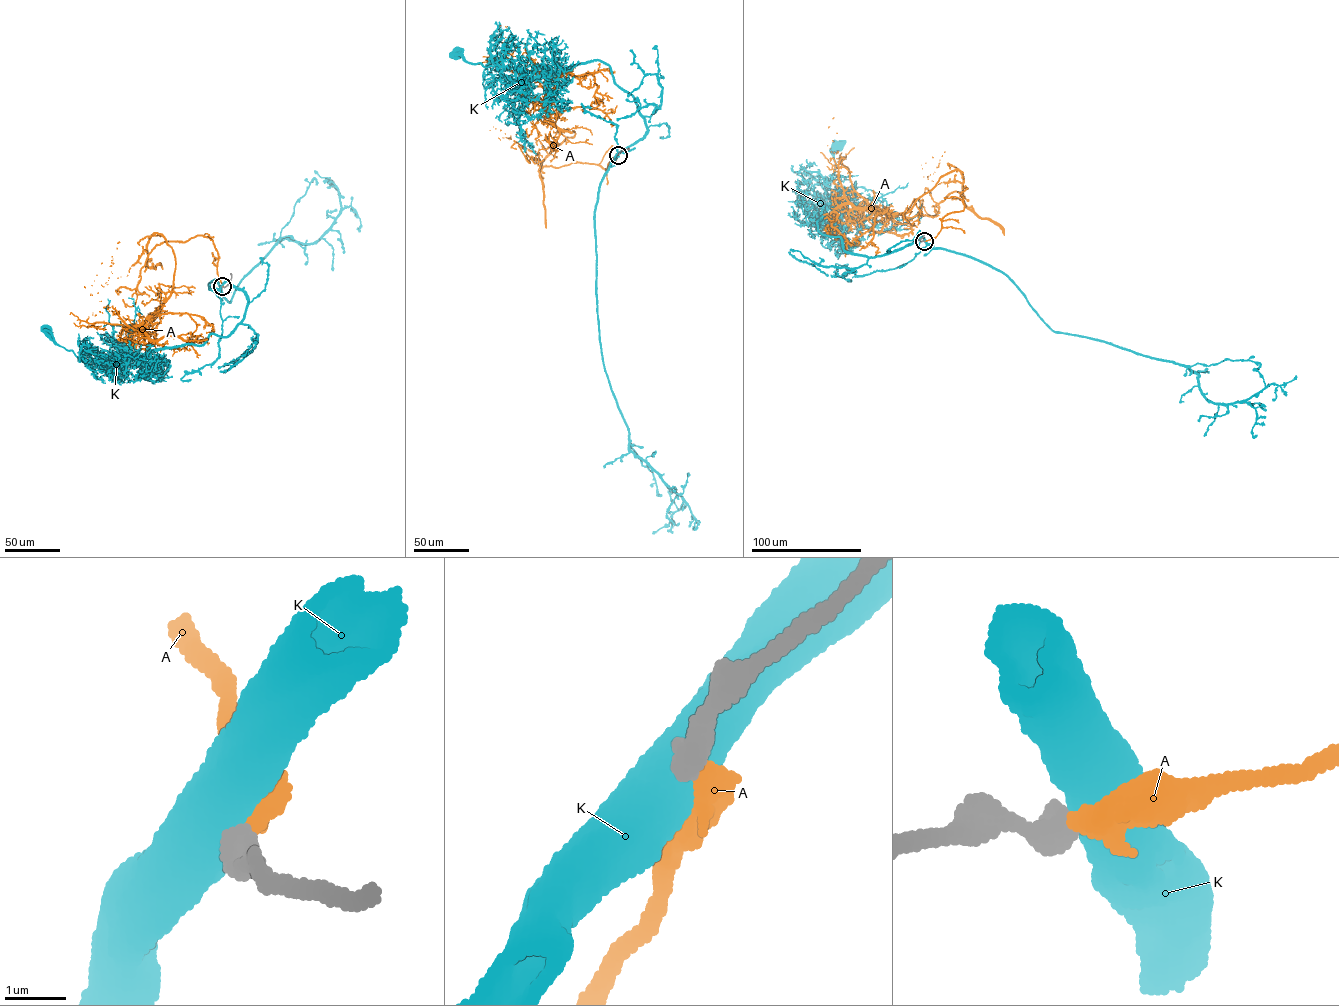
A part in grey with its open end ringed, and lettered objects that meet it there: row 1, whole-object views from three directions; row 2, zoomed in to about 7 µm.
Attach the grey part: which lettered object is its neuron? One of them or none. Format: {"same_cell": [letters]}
{"same_cell": ["A"]}

